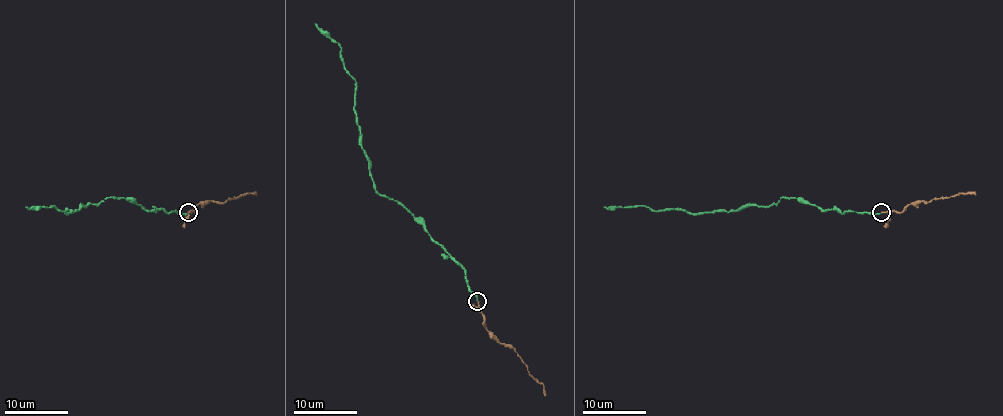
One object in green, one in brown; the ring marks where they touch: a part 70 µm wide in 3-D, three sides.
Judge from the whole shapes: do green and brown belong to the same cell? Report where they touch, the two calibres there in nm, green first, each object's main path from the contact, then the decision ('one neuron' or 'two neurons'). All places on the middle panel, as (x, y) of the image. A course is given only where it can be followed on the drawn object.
at (477, 301); 200 nm thick on the green side, 180 nm on the other; green runs (478, 301), (465, 271), (413, 215), (375, 189), (361, 144), (356, 81), (343, 65), (340, 46), (315, 24); brown runs (478, 301), (489, 331), (517, 353), (527, 371), (543, 385), (544, 396); one neuron

